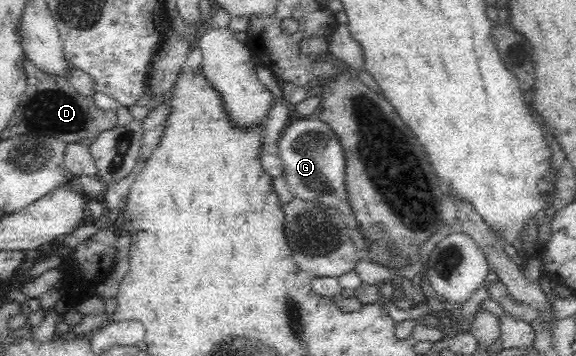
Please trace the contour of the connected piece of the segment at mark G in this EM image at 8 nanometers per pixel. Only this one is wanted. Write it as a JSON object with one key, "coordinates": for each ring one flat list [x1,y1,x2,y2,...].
{"coordinates":[[318,118,294,119,283,128,281,137,276,141,274,151,284,164,282,176,295,197,306,201,317,200,328,208,337,208,348,223,349,237,356,245,358,253,361,253,367,260,373,261,370,258,370,251,375,243,372,243,371,239,363,234,362,227,359,226,351,212,346,181,344,181,346,175,344,152,340,146,339,137,335,135,331,126]]}

